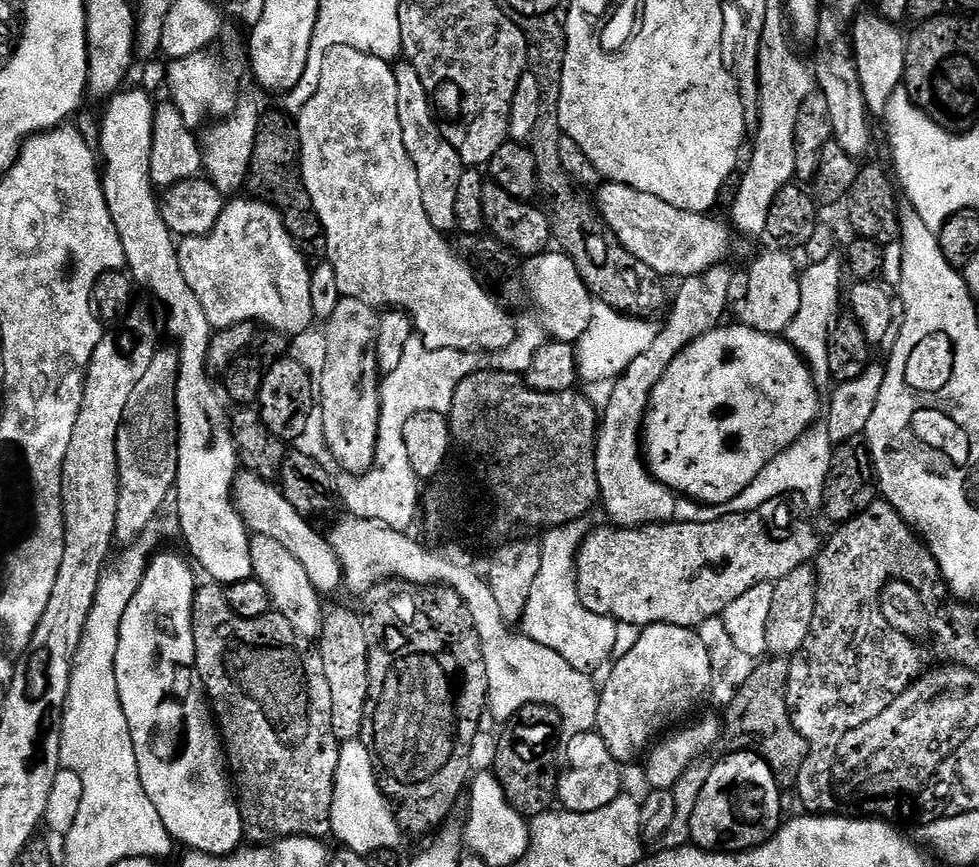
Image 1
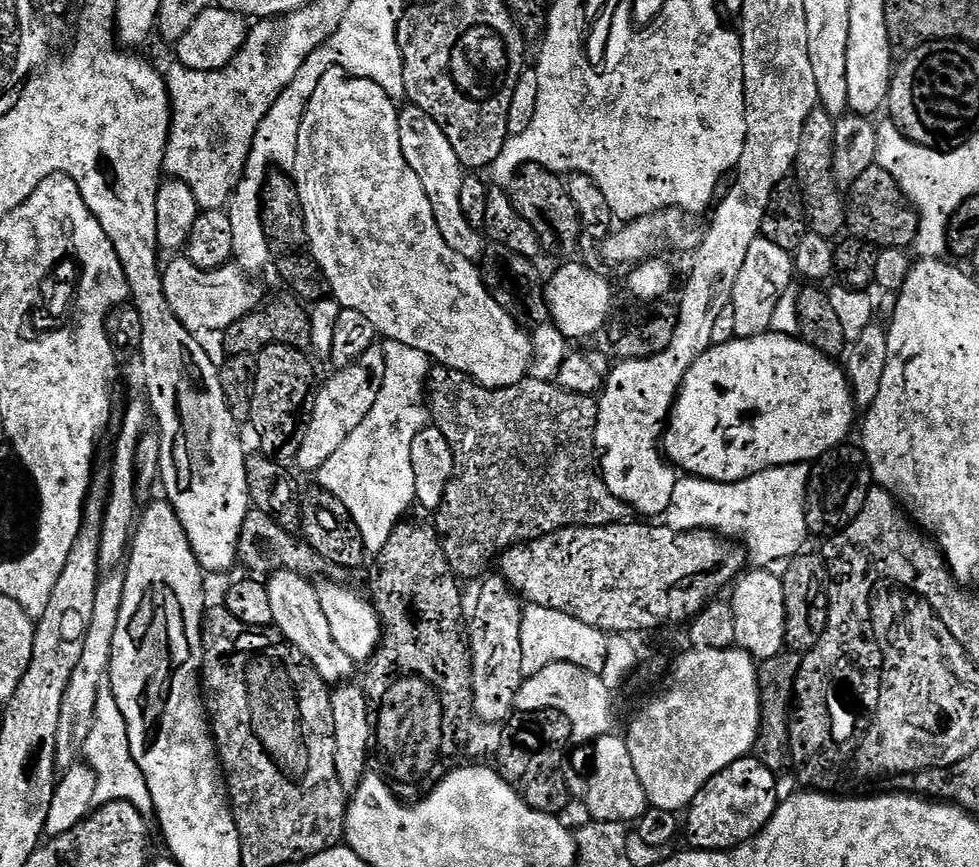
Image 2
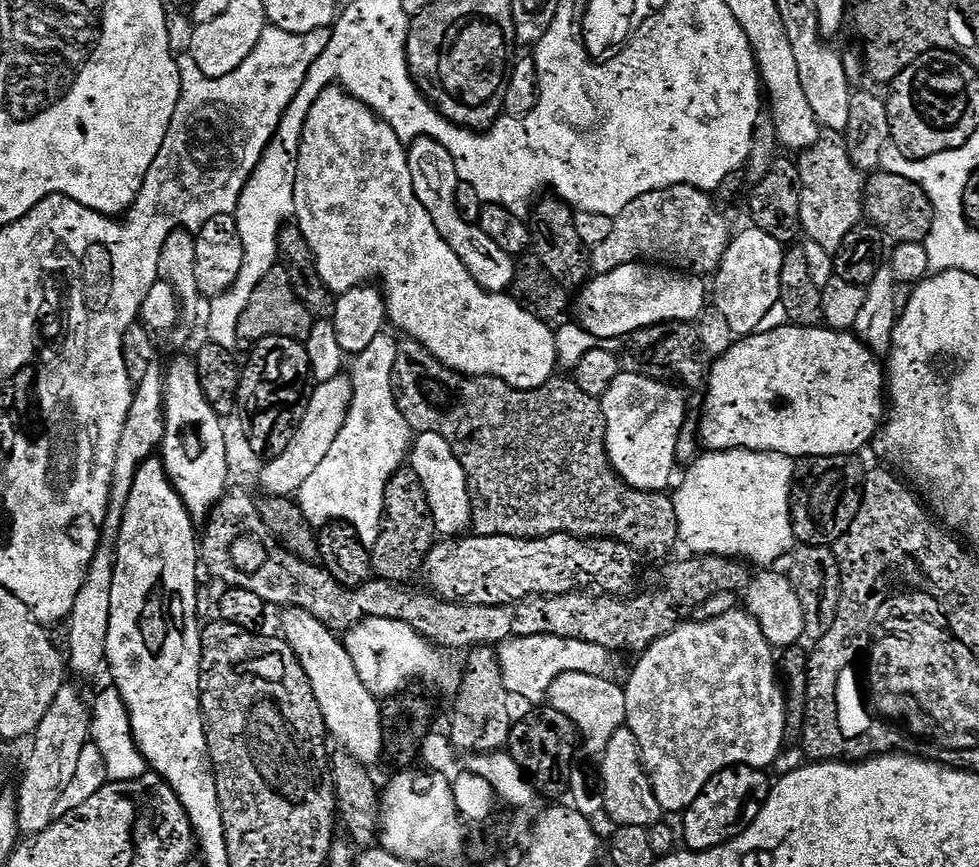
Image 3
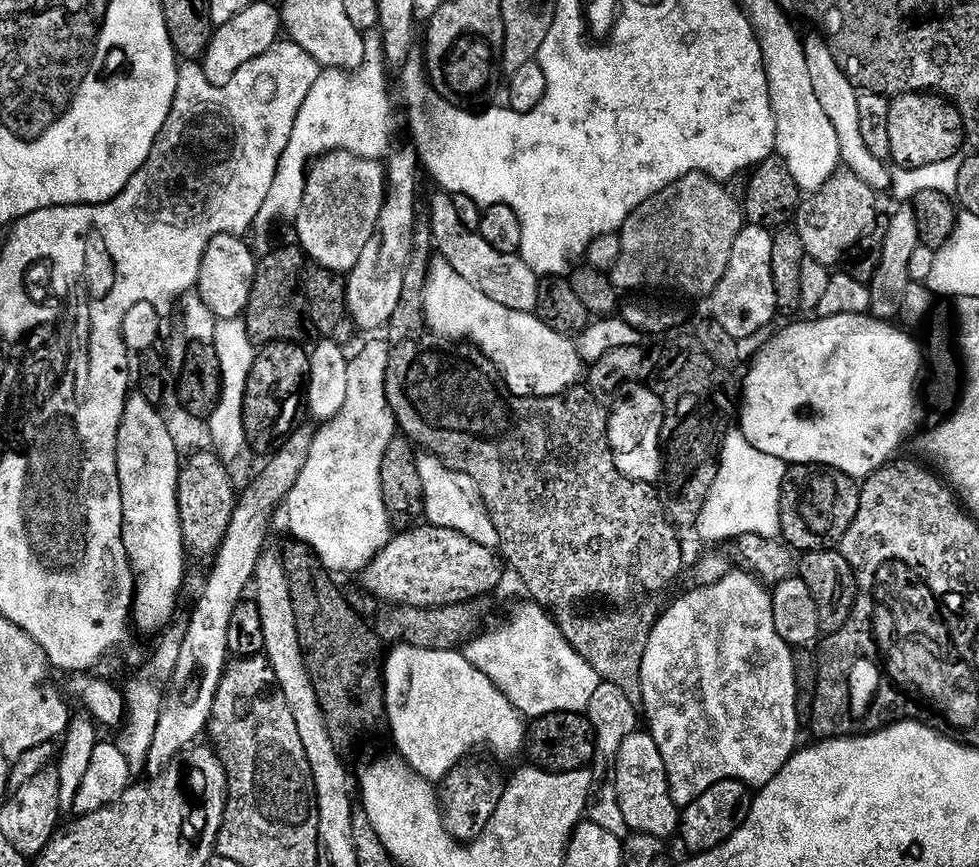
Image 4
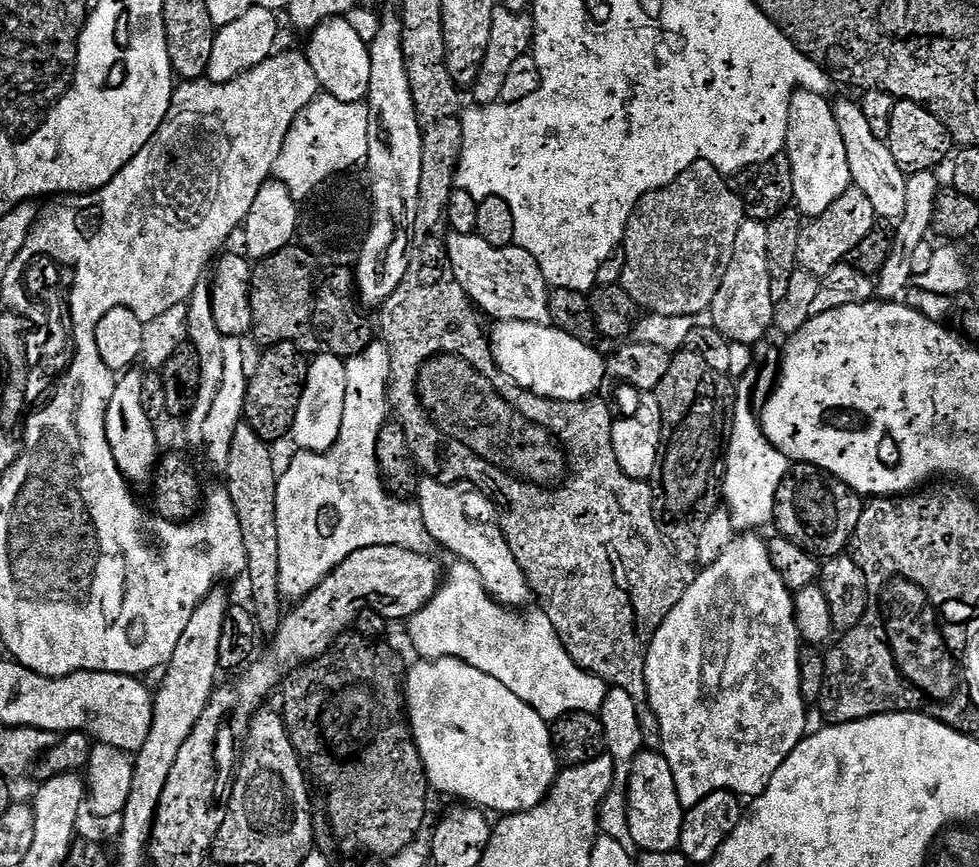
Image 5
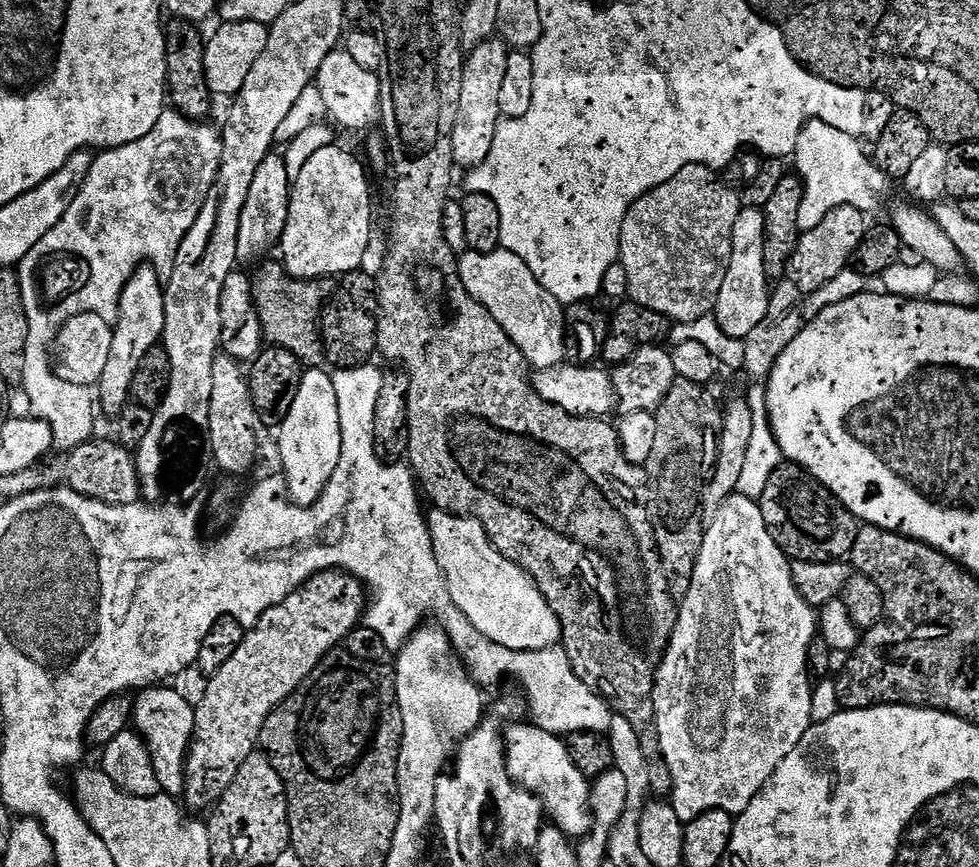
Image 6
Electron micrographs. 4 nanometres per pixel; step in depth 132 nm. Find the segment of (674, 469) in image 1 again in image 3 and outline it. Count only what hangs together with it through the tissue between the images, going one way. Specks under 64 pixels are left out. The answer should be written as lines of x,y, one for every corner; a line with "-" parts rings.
791,322
784,325
783,328
775,328
769,332
753,332
751,336
745,336
737,339
732,348
726,350
724,356
715,357
712,373
707,373
706,376
706,388
708,384
708,401
704,404
704,417
700,420
700,436
704,439
704,448
713,452
728,452
731,448
745,448
751,452
777,452
783,456
790,456
793,458
803,458
806,456
852,456
856,454
859,448
867,449
871,445
872,441
876,439
876,433
880,431
880,425
884,423
886,419
886,368
883,363
874,355
865,344
857,338
851,331
835,332
833,328
827,326
817,326
815,328
801,328
799,324
793,324

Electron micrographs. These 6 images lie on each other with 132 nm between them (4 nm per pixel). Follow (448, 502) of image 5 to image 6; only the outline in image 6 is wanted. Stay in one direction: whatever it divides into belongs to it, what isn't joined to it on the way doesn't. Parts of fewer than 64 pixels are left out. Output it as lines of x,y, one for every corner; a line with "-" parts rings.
432,510
427,513
428,532
432,536
432,549
438,558
438,566
444,571
448,581
448,592
452,595
452,604
490,642
515,652
533,652
543,648
555,648
561,643
560,620
554,610
540,593
540,587
532,581
528,573
523,572
514,562
510,562
493,546
488,532
479,520
471,516
455,516
453,512

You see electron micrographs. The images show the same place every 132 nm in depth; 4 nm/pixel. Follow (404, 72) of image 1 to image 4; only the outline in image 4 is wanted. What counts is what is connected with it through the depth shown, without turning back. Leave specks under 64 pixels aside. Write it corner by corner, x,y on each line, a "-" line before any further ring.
443,190
437,193
432,200
432,209
428,212
432,219
432,236
436,239
437,250
440,251
437,253
446,262
450,262
450,266
454,266
454,270
458,270
458,274
462,274
462,278
470,282
470,286
482,290
486,298
494,298
494,302
502,302
502,306
510,310
535,313
540,289
536,272
530,270
530,266
526,266
519,255
511,256
494,250
490,242
482,239
479,231
462,226
462,218
458,218
458,210
454,210
452,196

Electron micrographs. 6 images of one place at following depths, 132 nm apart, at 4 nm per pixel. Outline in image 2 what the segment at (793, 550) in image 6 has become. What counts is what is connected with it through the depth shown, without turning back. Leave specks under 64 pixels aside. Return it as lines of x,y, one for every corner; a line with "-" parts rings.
845,442
822,454
811,465
808,473
804,509
809,533
816,535
817,532
818,535
827,537
846,527
863,510
866,494
873,486
872,471
864,456
863,447
856,445
855,448
852,442

